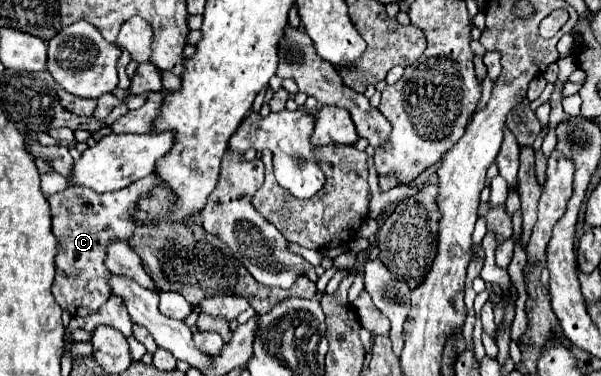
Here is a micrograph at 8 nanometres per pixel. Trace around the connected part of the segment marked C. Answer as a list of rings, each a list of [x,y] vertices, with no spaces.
[[[153,174],[129,184],[117,192],[97,194],[89,188],[67,188],[49,196],[51,206],[51,228],[57,238],[57,256],[55,256],[55,280],[53,296],[63,310],[69,310],[73,316],[95,314],[103,306],[111,290],[107,288],[107,266],[103,264],[105,246],[109,240],[129,240],[131,238],[131,212],[135,212],[135,200],[151,186],[159,184]]]

